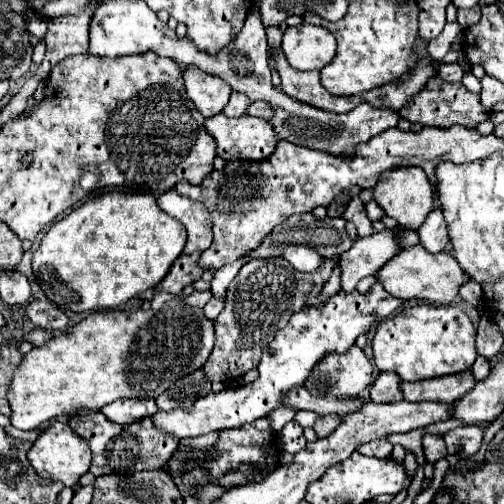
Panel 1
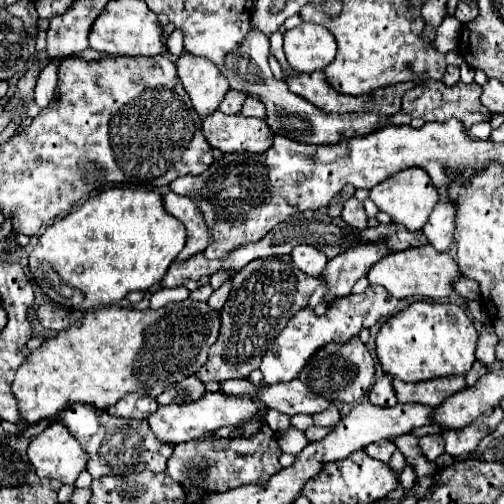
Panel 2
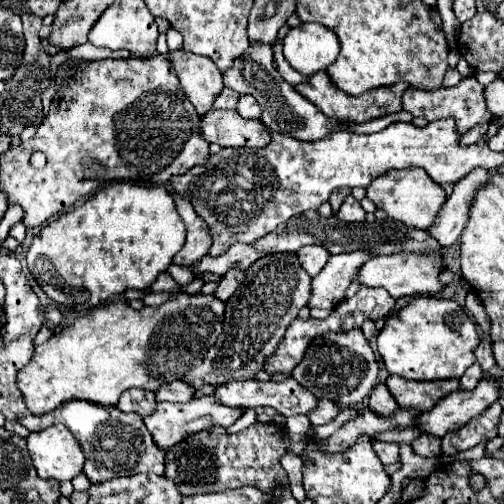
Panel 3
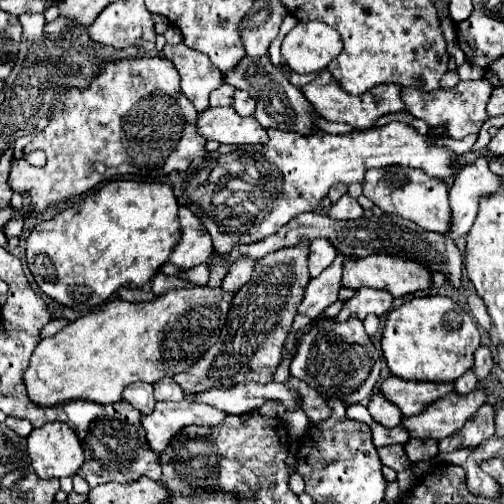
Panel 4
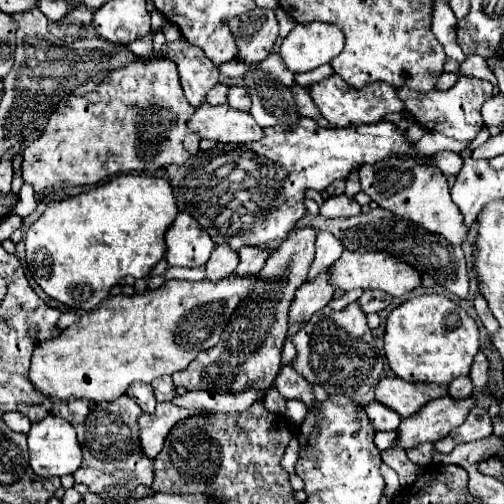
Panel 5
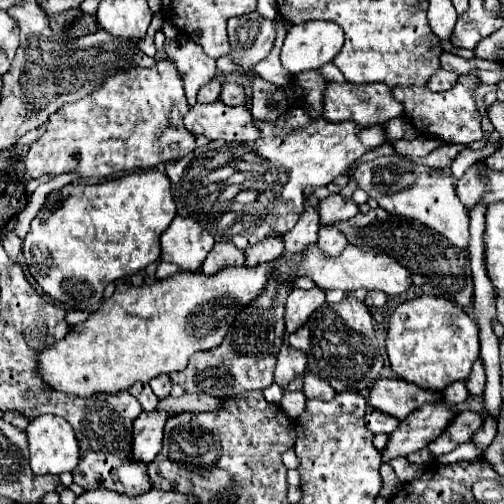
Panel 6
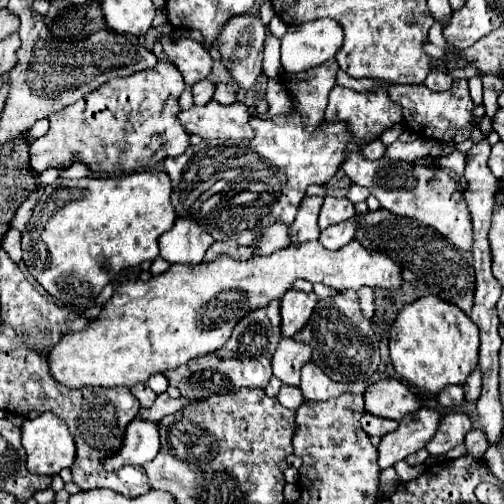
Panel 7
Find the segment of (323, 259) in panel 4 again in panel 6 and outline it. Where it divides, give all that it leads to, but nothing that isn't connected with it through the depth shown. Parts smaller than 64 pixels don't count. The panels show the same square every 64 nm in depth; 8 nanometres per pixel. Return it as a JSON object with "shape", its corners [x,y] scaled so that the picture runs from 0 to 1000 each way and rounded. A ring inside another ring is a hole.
{"shape":[[[639,448],[635,452],[635,472],[631,472],[631,488],[651,504],[651,508],[671,508],[683,488],[690,484],[687,464],[675,460],[667,448]]]}

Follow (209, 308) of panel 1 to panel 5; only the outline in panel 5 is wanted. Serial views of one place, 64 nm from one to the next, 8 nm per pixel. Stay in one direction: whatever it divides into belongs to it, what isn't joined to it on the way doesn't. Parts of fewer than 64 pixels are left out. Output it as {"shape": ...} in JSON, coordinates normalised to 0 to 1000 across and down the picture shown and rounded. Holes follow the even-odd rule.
{"shape":[[[496,488],[496,492],[480,492],[476,504],[476,528],[468,532],[472,544],[500,544],[512,540],[524,528],[524,516],[536,512],[536,504],[544,504],[548,492],[520,492],[516,488]]]}

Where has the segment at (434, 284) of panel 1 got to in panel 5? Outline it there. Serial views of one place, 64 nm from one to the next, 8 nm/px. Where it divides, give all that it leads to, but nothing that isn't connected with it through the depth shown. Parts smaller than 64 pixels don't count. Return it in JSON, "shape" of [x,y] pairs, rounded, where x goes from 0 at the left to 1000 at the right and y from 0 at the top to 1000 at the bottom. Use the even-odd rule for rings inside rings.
{"shape":[[[683,496],[679,508],[659,528],[651,528],[643,540],[651,544],[651,560],[663,571],[675,571],[675,575],[702,575],[702,571],[730,575],[730,571],[742,571],[742,575],[758,575],[758,579],[766,579],[782,591],[790,591],[790,587],[821,575],[825,567],[833,567],[833,544],[817,528],[810,528],[810,524],[802,524],[802,520],[778,512],[778,508],[766,508],[758,500],[714,504],[714,500]]]}

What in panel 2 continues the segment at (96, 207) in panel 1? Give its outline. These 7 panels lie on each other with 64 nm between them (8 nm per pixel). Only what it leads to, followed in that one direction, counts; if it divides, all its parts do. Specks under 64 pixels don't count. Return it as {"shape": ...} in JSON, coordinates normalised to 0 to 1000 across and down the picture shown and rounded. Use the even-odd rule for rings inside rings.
{"shape":[[[230,369],[187,385],[147,421],[95,448],[56,508],[56,536],[99,595],[139,615],[171,619],[214,607],[218,599],[238,599],[258,575],[294,575],[302,563],[317,560],[333,528],[365,492],[365,476],[369,452],[333,425],[317,381]]]}

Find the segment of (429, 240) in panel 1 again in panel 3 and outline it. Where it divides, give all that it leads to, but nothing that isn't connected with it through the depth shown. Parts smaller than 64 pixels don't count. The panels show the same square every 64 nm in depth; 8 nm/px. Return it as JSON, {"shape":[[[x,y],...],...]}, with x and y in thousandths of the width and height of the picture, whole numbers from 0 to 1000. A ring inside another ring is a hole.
{"shape":[[[940,333],[937,341],[929,341],[921,353],[913,353],[901,365],[897,385],[889,389],[881,413],[873,417],[869,440],[849,456],[877,488],[897,488],[913,472],[933,433],[937,397],[948,373],[960,373],[960,365],[968,361],[972,361],[968,337]]]}

